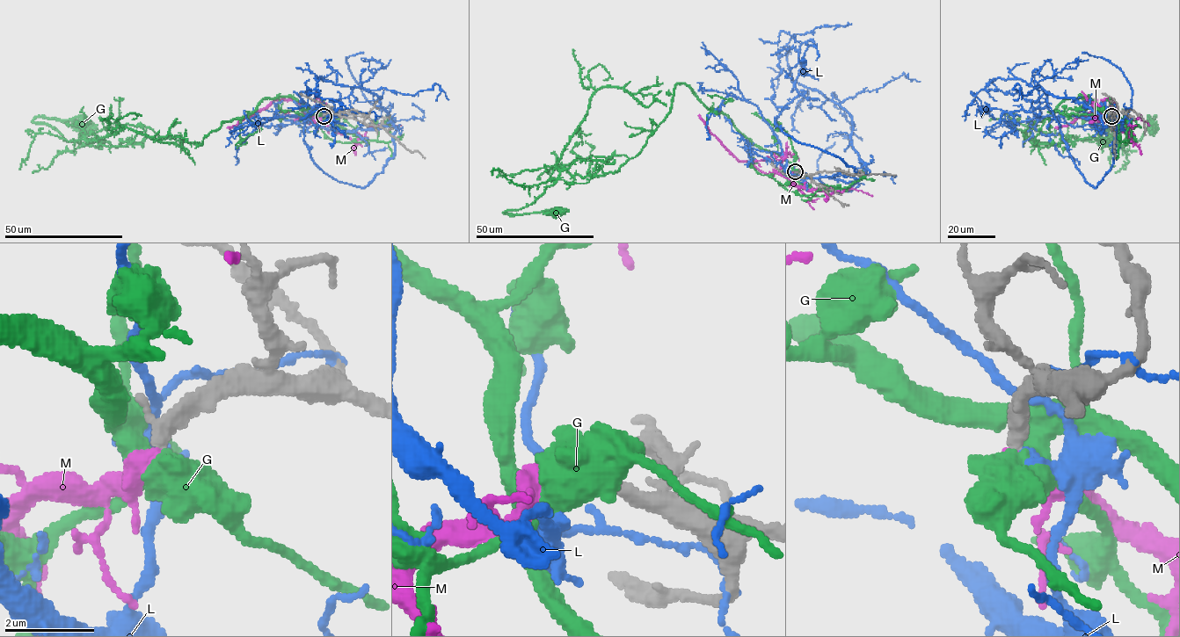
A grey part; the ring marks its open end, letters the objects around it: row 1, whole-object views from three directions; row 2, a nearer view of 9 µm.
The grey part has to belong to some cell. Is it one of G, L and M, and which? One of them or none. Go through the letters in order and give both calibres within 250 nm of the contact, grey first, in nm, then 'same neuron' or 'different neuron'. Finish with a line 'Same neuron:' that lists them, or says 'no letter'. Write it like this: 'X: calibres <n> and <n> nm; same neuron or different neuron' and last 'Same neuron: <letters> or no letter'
G: calibres 280 and 500 nm; different neuron
L: calibres 280 and 180 nm; different neuron
M: calibres 280 and 460 nm; same neuron
Same neuron: M

